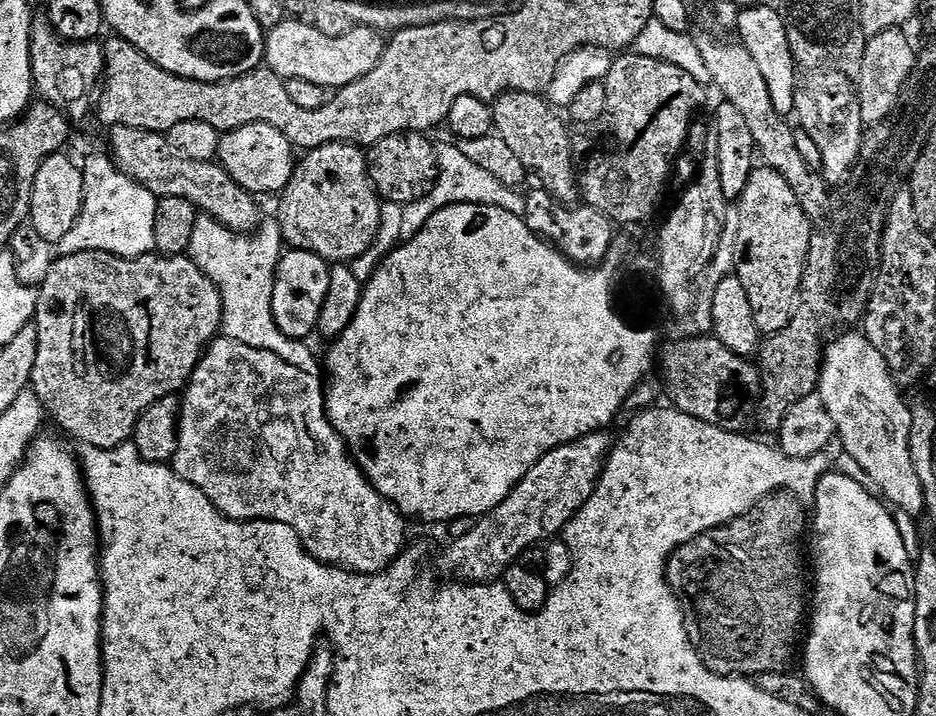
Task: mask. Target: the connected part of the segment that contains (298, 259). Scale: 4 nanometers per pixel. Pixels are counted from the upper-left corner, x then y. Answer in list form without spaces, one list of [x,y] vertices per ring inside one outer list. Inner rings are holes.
[[[288,250],[281,255],[280,265],[276,268],[272,309],[274,322],[278,322],[278,330],[282,330],[286,338],[307,341],[308,335],[316,332],[318,314],[322,302],[326,302],[326,286],[330,286],[329,267],[329,261],[309,252]]]

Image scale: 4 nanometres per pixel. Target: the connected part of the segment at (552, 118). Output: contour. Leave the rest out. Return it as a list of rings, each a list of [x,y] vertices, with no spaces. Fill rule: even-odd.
[[[504,92],[490,105],[495,135],[500,136],[510,150],[514,150],[518,162],[522,162],[526,170],[532,171],[533,168],[540,179],[537,181],[557,200],[575,201],[578,196],[578,168],[574,163],[574,148],[572,152],[565,117],[560,117],[561,113],[548,100],[535,92]]]

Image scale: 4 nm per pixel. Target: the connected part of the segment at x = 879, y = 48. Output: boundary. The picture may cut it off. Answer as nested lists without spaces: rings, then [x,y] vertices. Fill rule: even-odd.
[[[895,28],[869,39],[858,73],[858,99],[865,125],[881,124],[897,111],[896,103],[901,103],[904,86],[914,70],[918,55],[917,49],[912,49],[906,33],[907,31]]]

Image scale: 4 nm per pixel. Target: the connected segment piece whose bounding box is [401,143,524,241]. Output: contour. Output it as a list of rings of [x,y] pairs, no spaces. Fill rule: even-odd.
[[[441,143],[437,147],[436,164],[439,167],[439,174],[430,194],[426,194],[418,202],[408,204],[404,209],[401,241],[416,236],[434,213],[454,204],[494,205],[505,208],[507,212],[513,212],[515,216],[523,217],[524,206],[518,202],[518,196],[516,200],[517,193],[490,174],[486,174],[486,170],[474,166],[474,162],[470,162],[470,158],[466,158],[466,154],[462,154],[462,150],[455,143],[444,145]]]

